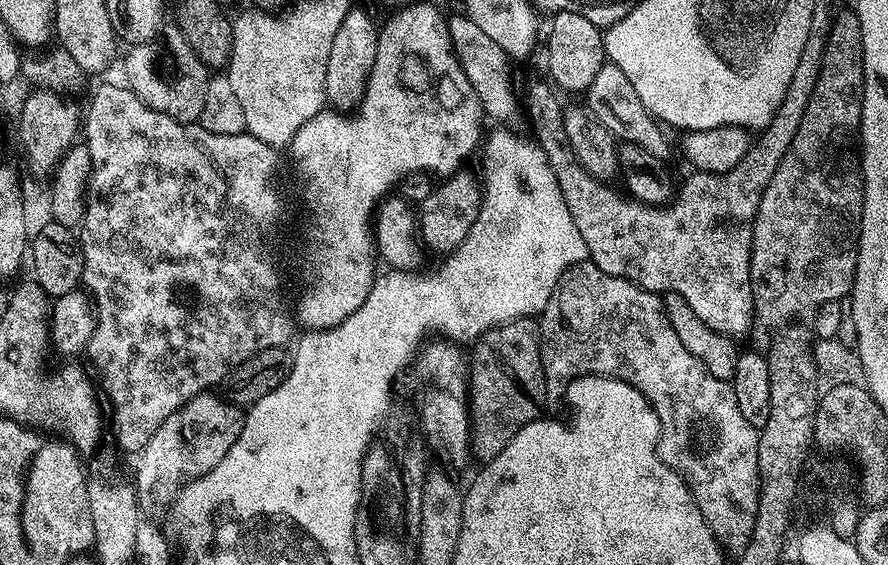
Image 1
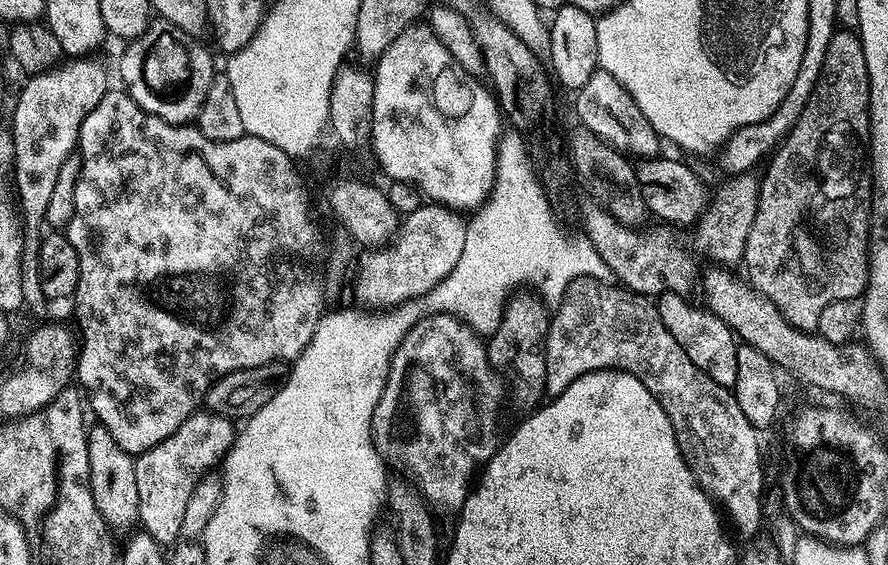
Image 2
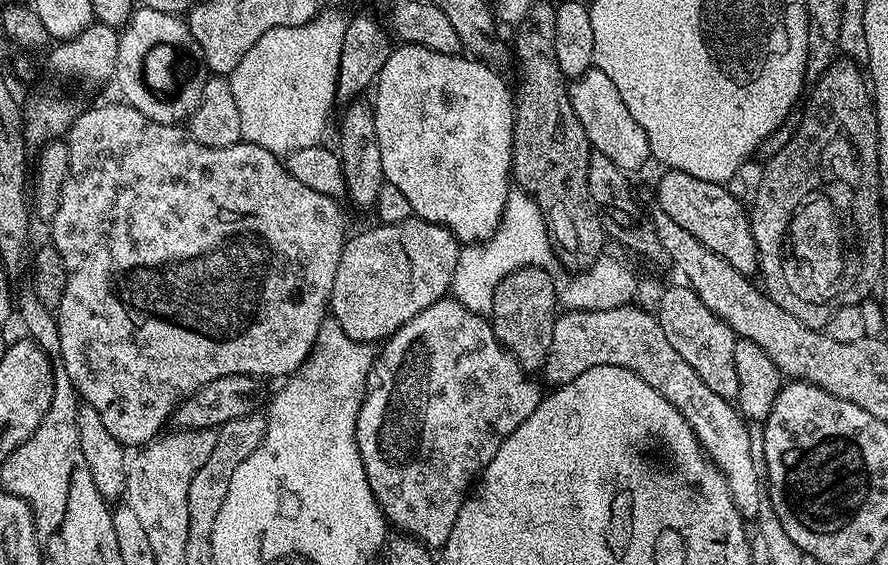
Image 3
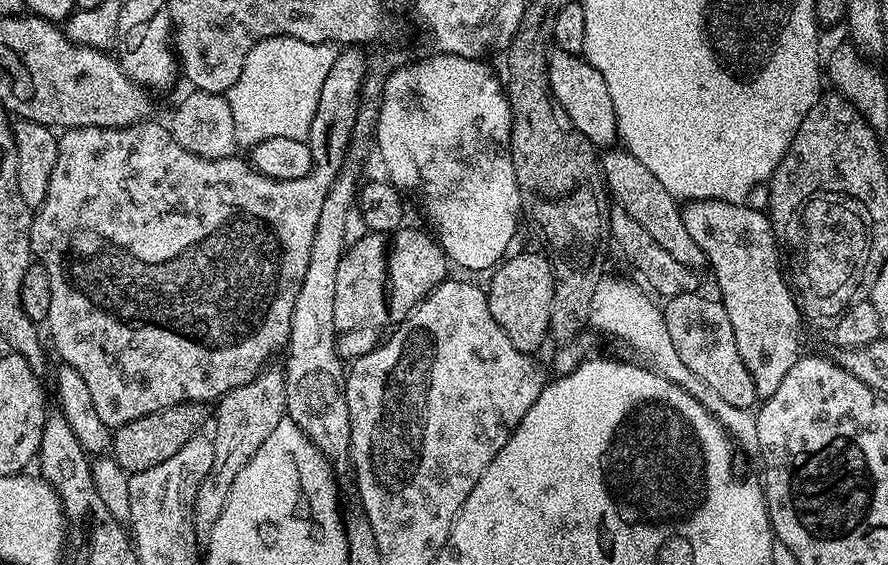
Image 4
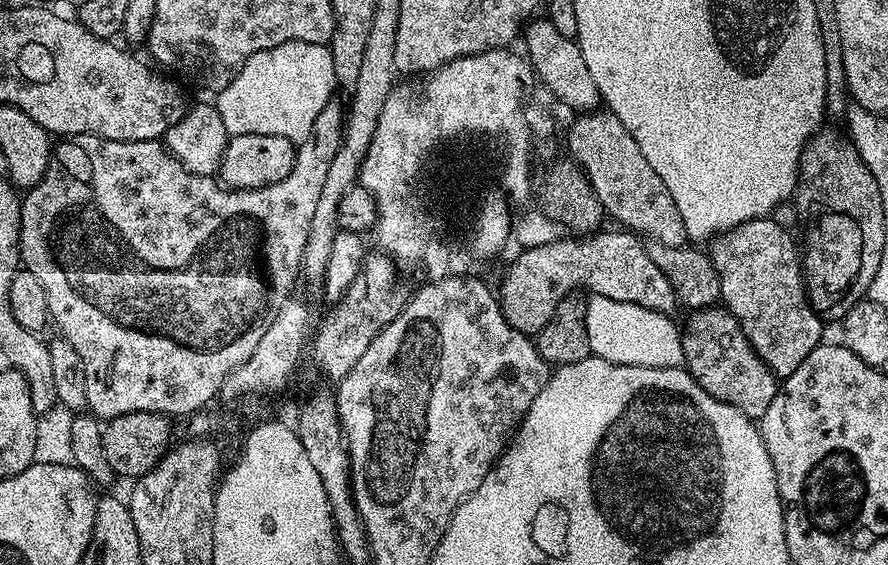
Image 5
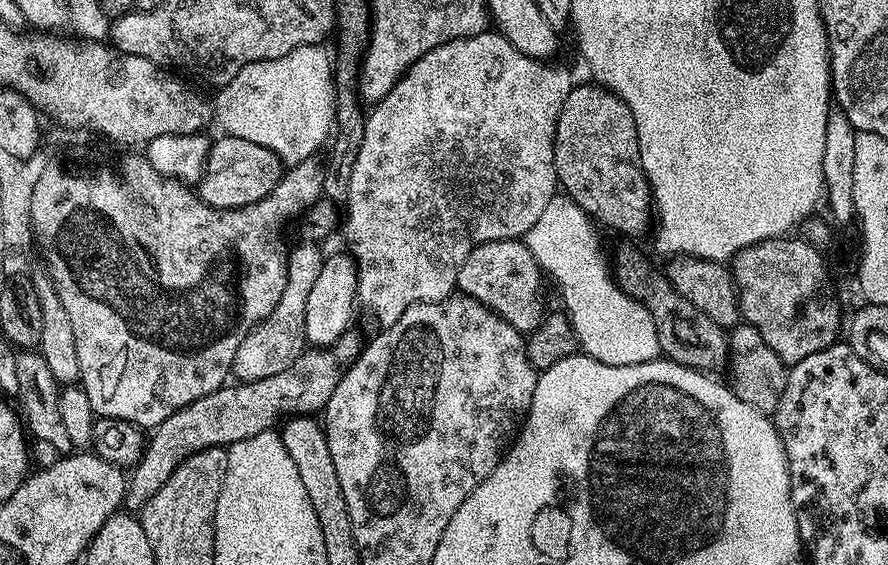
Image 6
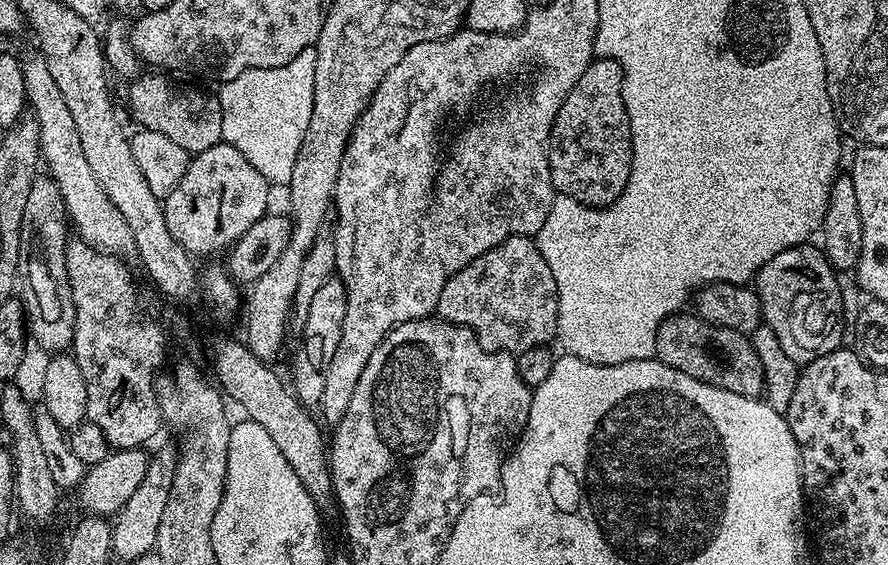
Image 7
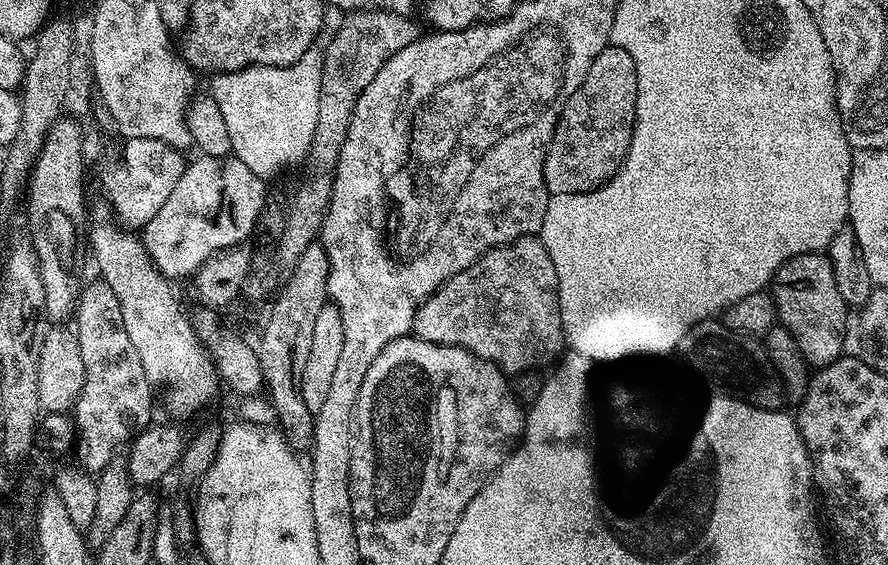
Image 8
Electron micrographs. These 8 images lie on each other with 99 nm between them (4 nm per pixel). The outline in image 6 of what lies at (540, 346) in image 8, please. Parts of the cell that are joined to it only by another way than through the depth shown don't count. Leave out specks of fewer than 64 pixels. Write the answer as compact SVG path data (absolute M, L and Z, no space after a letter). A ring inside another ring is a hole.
M523 239L495 240L473 248L456 275L456 288L472 300L485 304L490 311L497 312L521 334L527 334L534 331L546 315L544 300L540 297L540 280L542 273L538 262Z

